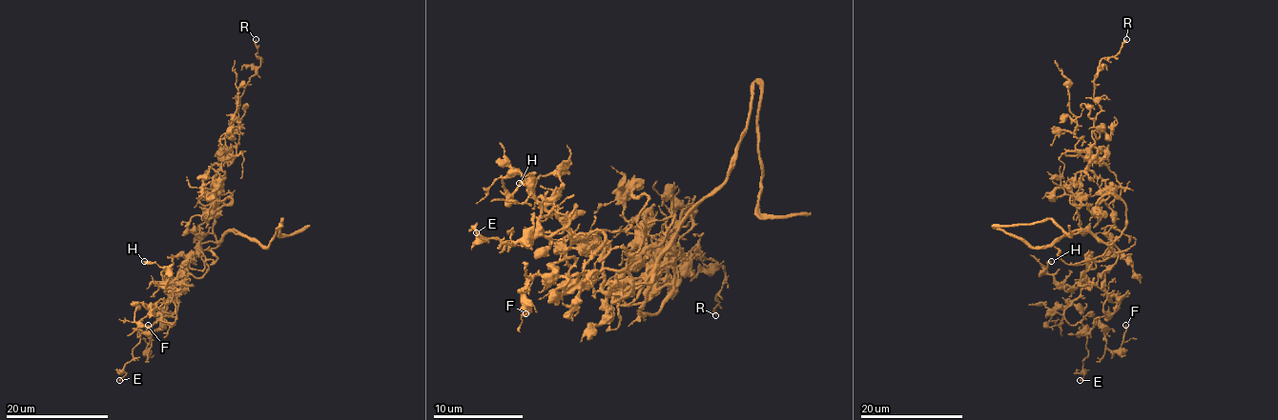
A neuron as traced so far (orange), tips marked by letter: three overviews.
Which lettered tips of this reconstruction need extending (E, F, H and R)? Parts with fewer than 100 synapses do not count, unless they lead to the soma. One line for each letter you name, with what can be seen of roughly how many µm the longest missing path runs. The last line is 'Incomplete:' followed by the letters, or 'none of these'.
Incomplete: none of these

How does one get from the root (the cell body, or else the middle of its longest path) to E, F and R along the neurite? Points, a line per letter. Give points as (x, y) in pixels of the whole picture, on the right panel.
E: (1106, 234), (1113, 254), (1087, 258), (1081, 294), (1063, 312), (1070, 325), (1082, 321), (1087, 334), (1080, 380)
F: (1106, 234), (1118, 260), (1100, 276), (1106, 301), (1093, 325), (1103, 328), (1111, 350), (1121, 347), (1125, 325)
R: (1106, 234), (1114, 224), (1105, 201), (1110, 190), (1084, 171), (1101, 110), (1093, 79), (1100, 61), (1126, 39)

